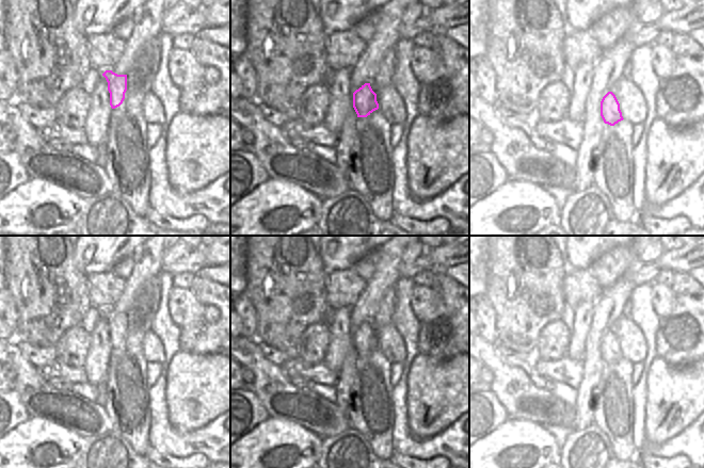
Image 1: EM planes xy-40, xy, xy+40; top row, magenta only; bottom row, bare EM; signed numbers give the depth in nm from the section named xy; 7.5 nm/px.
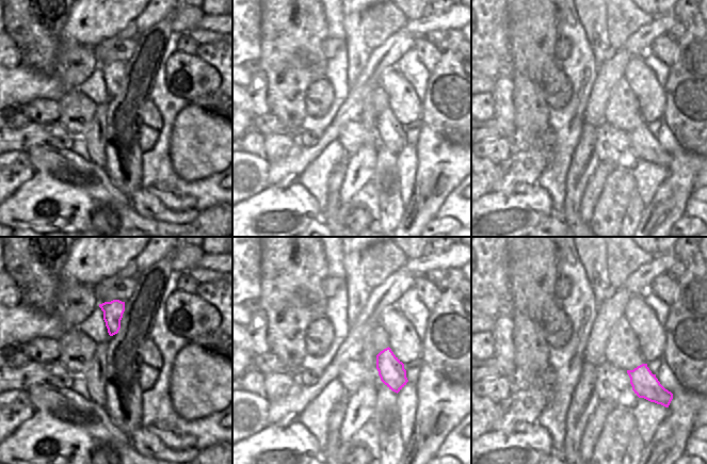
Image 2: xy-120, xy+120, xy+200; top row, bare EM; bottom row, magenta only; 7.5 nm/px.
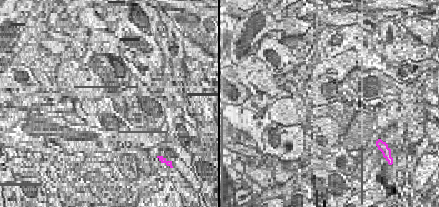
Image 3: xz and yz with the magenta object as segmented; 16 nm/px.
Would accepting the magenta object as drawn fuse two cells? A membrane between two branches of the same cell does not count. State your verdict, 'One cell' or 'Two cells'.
One cell

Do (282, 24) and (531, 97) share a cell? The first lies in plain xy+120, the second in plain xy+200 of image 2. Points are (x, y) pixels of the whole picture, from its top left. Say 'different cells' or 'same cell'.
same cell

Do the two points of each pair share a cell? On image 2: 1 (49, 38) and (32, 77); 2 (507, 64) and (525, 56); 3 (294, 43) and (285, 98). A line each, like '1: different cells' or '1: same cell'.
1: different cells
2: different cells
3: same cell

